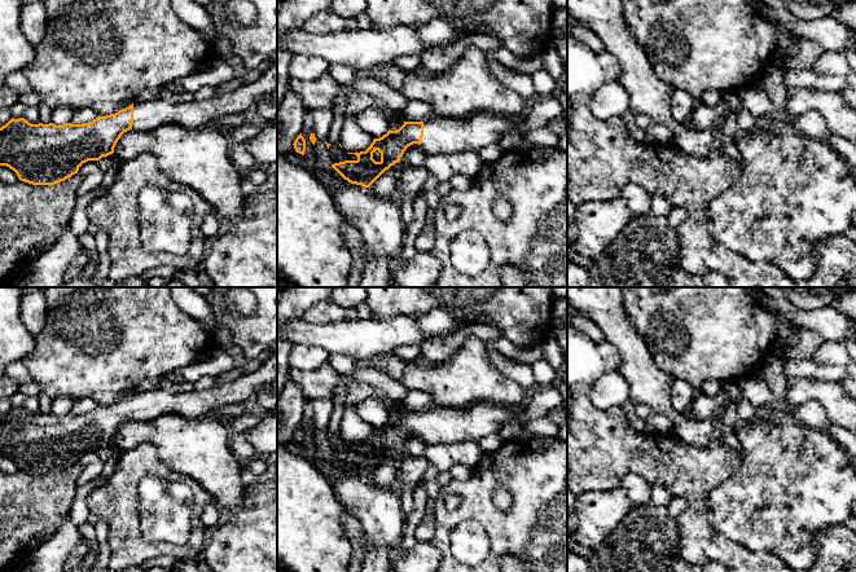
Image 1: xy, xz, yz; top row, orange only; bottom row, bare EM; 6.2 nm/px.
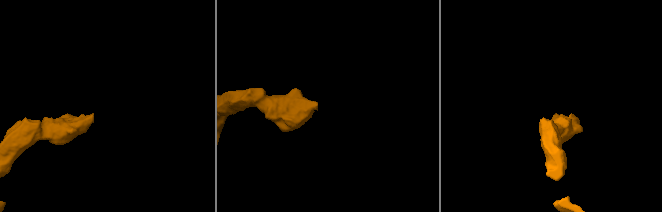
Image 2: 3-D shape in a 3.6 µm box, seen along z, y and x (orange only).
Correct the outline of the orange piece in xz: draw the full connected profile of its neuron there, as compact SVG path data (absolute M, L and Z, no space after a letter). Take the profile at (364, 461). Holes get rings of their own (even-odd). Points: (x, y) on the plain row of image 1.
M477 404L466 409L404 412L399 419L389 419L382 427L374 428L365 441L348 443L355 444L356 450L334 453L332 457L348 472L369 478L413 434L418 434L425 445L478 443L518 418L524 408L526 404L519 408Z

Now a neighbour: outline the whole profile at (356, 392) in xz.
M352 382L347 384L344 409L356 409L360 402L368 399L379 400L386 406L390 421L399 419L405 412L401 406L401 402L389 400L377 388L359 382Z

